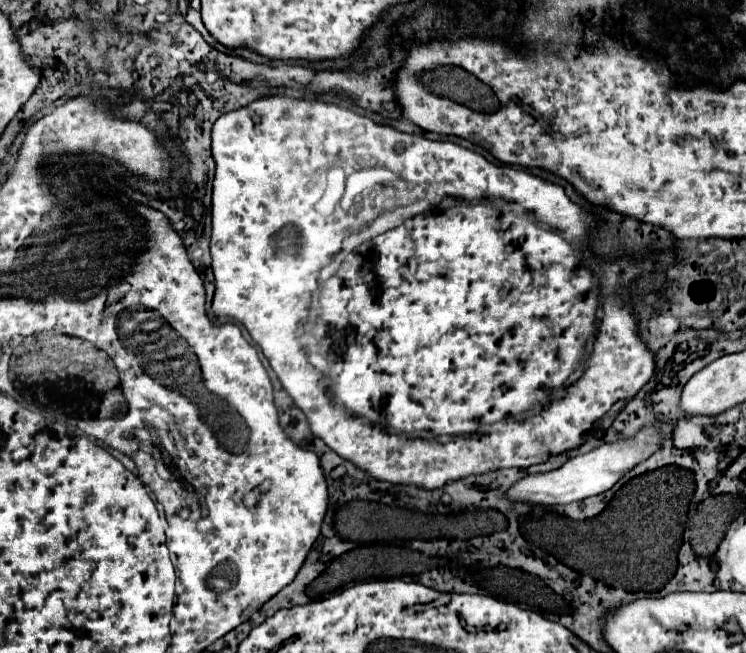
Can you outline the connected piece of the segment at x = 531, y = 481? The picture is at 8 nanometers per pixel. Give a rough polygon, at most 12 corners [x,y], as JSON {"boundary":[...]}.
{"boundary":[[646,426],[556,470],[524,476],[506,498],[532,506],[610,490],[646,460],[660,434]]}

